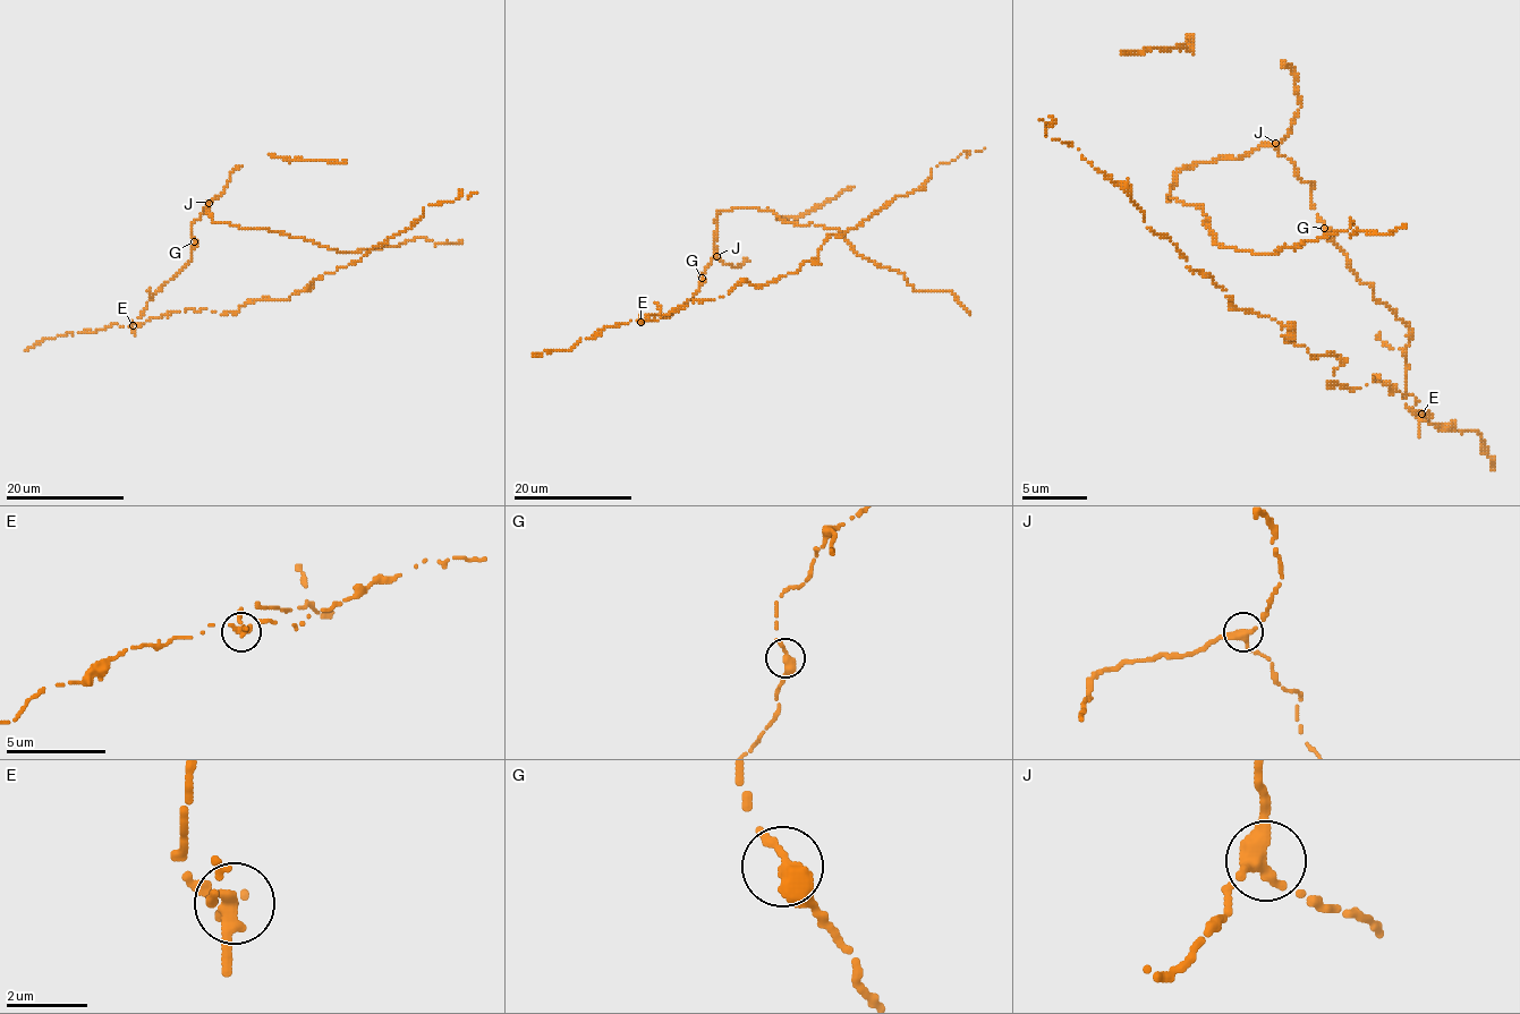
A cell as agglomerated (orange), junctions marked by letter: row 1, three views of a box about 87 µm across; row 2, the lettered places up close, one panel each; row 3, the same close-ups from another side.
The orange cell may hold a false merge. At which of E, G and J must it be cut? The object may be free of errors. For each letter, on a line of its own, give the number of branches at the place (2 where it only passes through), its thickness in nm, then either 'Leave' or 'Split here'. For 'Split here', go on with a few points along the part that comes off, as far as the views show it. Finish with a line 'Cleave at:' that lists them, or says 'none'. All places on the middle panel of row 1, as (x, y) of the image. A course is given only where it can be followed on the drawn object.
E: Branches: 3. Thickness 240 nm. Split here. Course of the part to remove: (640, 323), (794, 274), (831, 235), (918, 190), (932, 168), (985, 148)
G: Branches: 1. Thickness 500 nm. Leave
J: Branches: 3. Thickness 320 nm. Leave
Cleave at: E

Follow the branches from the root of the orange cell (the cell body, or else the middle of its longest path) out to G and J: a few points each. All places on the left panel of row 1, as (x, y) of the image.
G: (142, 314), (153, 295), (192, 257), (194, 241)
J: (142, 314), (153, 295), (192, 257), (190, 224), (201, 218), (209, 203)

